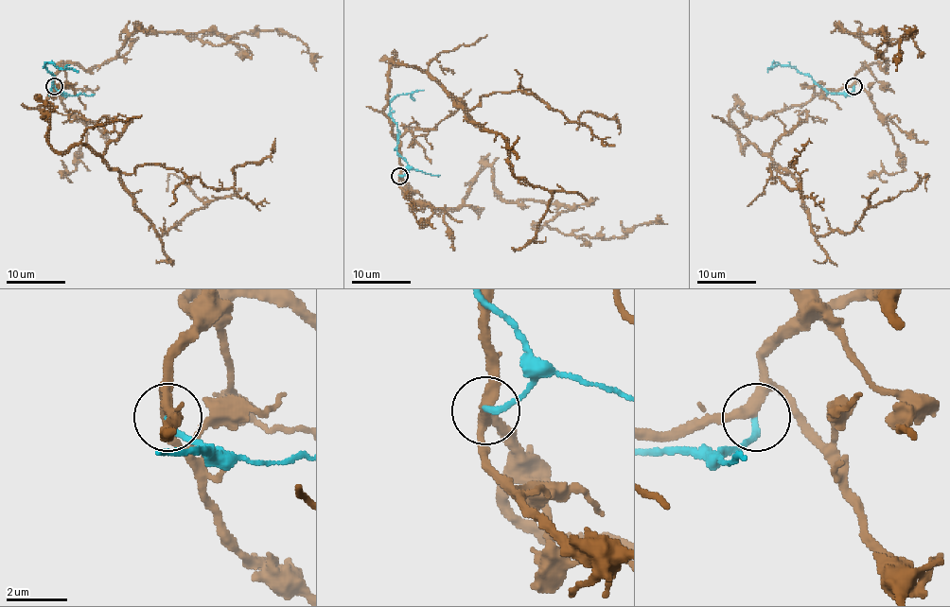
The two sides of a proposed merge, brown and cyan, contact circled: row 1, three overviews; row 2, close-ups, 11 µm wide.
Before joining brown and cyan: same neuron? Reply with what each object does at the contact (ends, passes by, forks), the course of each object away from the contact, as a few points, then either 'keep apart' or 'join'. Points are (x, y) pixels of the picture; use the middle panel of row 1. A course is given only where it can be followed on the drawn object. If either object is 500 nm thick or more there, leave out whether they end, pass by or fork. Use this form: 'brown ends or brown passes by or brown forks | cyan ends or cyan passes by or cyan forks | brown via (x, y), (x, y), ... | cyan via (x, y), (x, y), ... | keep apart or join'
brown passes by | cyan ends | brown via (400, 177), (384, 112), (395, 52), (504, 138), (516, 177), (551, 194), (536, 234), (512, 249) | cyan via (400, 177), (407, 172), (407, 162), (397, 148), (398, 132), (390, 115), (390, 103), (395, 97), (424, 90) | keep apart

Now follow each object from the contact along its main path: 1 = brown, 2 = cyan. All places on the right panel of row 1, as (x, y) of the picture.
1: (854, 87), (762, 117), (734, 109), (740, 148), (790, 173), (816, 234), (850, 232), (926, 173), (926, 191)
2: (854, 87), (850, 93), (826, 93), (810, 77), (793, 66), (775, 61), (767, 72)

